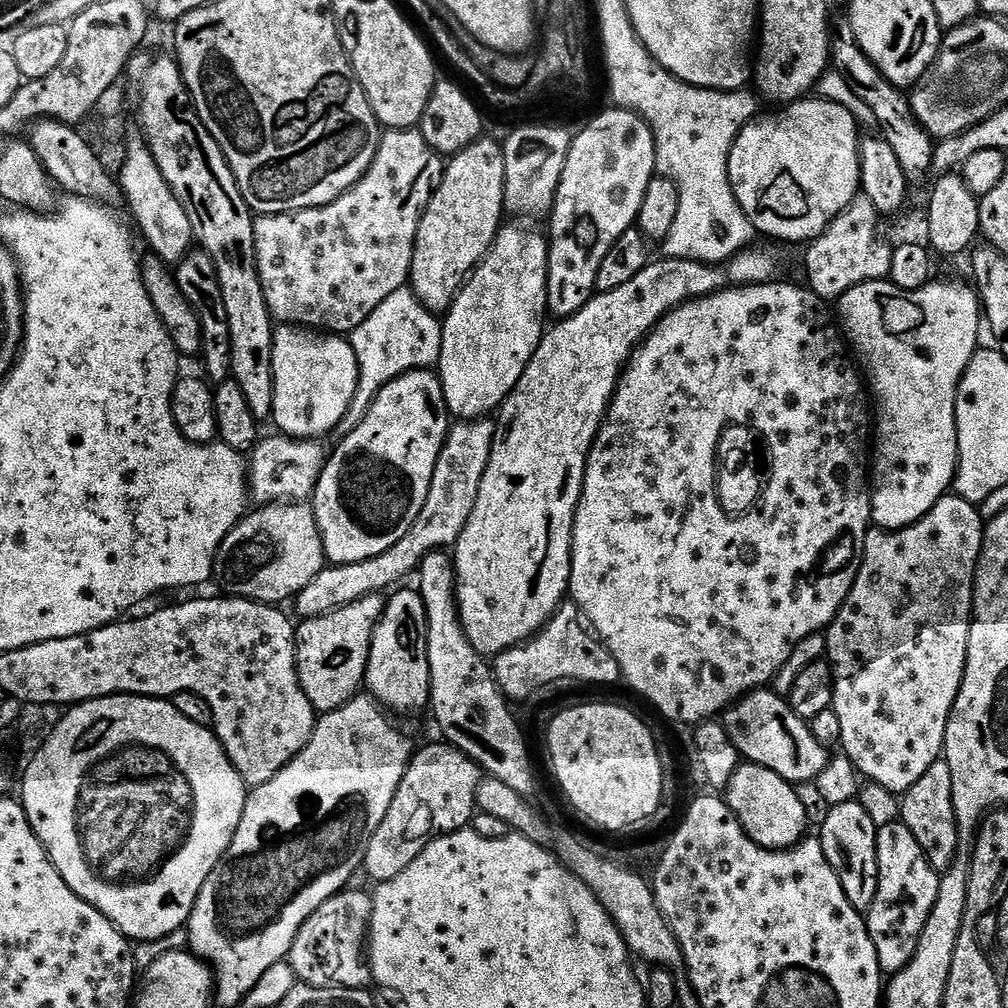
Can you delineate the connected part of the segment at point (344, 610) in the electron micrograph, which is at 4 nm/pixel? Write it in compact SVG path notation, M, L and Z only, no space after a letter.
M379 592L358 598L333 612L309 616L296 629L296 669L302 690L317 713L338 710L361 691L368 669L372 635L386 600Z

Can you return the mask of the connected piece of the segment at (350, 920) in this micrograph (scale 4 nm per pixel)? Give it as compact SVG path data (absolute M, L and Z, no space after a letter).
M345 890L331 896L298 930L292 943L292 968L305 984L319 988L368 988L373 983L370 955L372 897L366 891Z

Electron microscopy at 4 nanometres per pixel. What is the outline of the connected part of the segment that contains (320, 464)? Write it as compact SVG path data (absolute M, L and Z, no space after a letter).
M283 434L275 435L265 435L250 453L248 487L251 499L260 506L307 501L315 492L316 483L324 469L326 448L324 452L320 445L323 443L316 440L296 440Z

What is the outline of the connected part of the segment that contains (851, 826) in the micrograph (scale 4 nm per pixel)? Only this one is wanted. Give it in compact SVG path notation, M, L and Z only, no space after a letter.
M856 800L831 805L827 811L824 825L818 833L820 845L830 866L842 882L842 890L846 890L846 898L850 898L852 905L861 914L867 913L880 889L878 842L876 841L878 820L875 820Z

